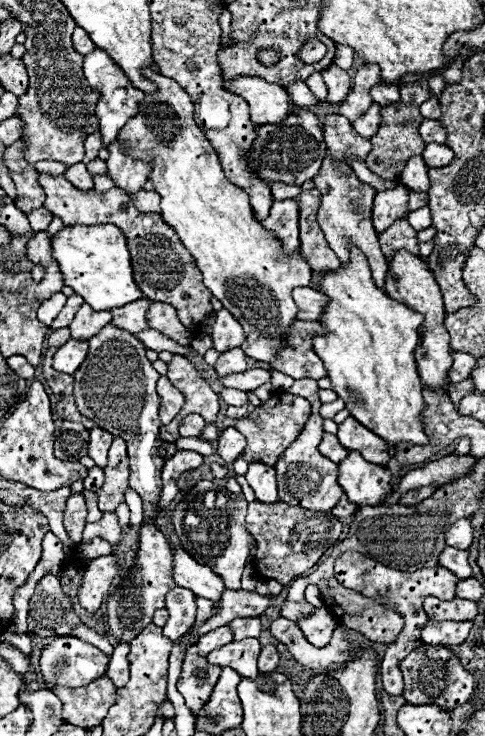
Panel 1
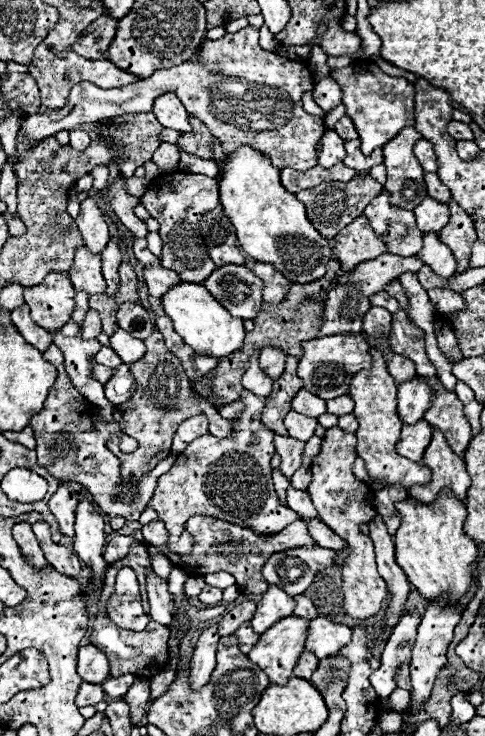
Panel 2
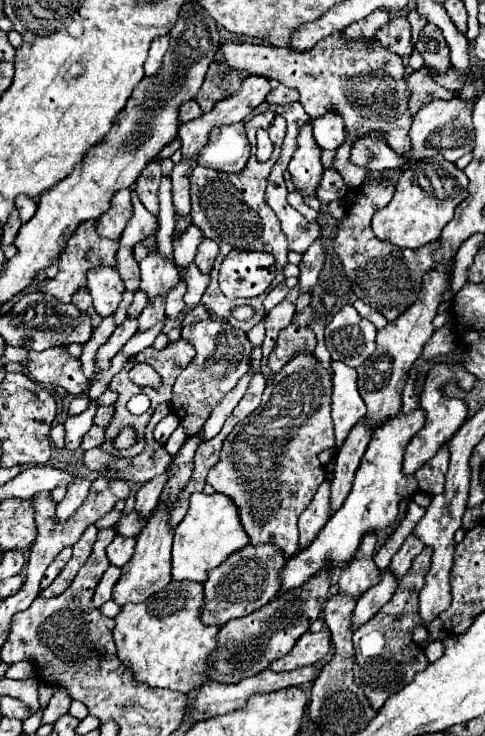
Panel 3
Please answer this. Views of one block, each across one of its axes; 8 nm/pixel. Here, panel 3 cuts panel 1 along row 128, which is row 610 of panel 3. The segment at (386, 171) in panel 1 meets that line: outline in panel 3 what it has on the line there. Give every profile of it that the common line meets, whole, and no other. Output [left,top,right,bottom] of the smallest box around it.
[354,548,432,710]

